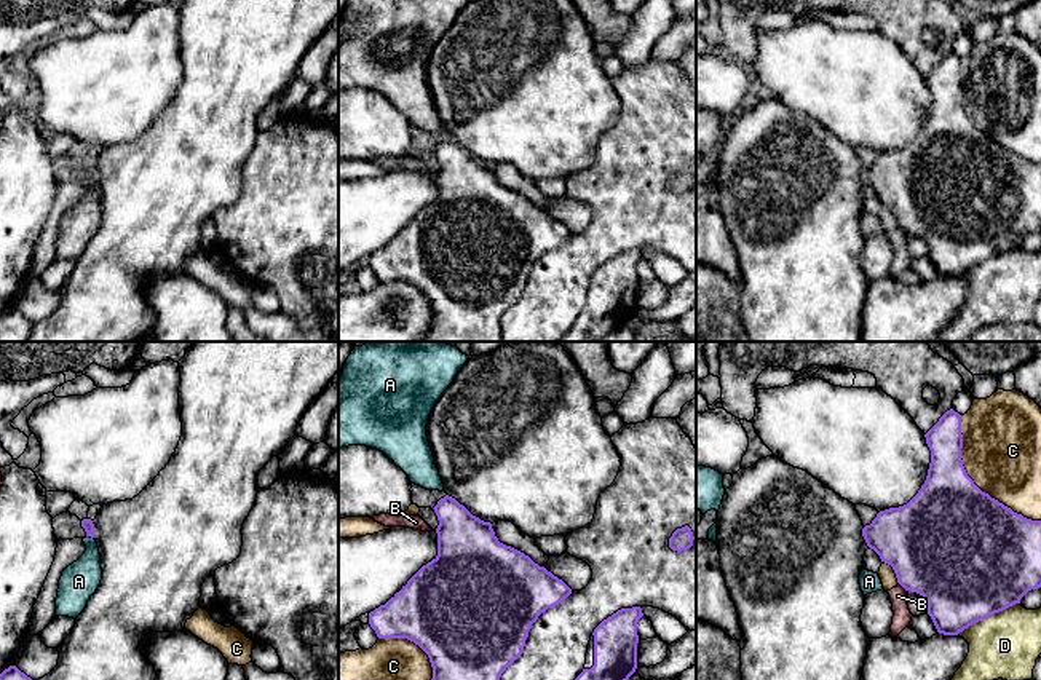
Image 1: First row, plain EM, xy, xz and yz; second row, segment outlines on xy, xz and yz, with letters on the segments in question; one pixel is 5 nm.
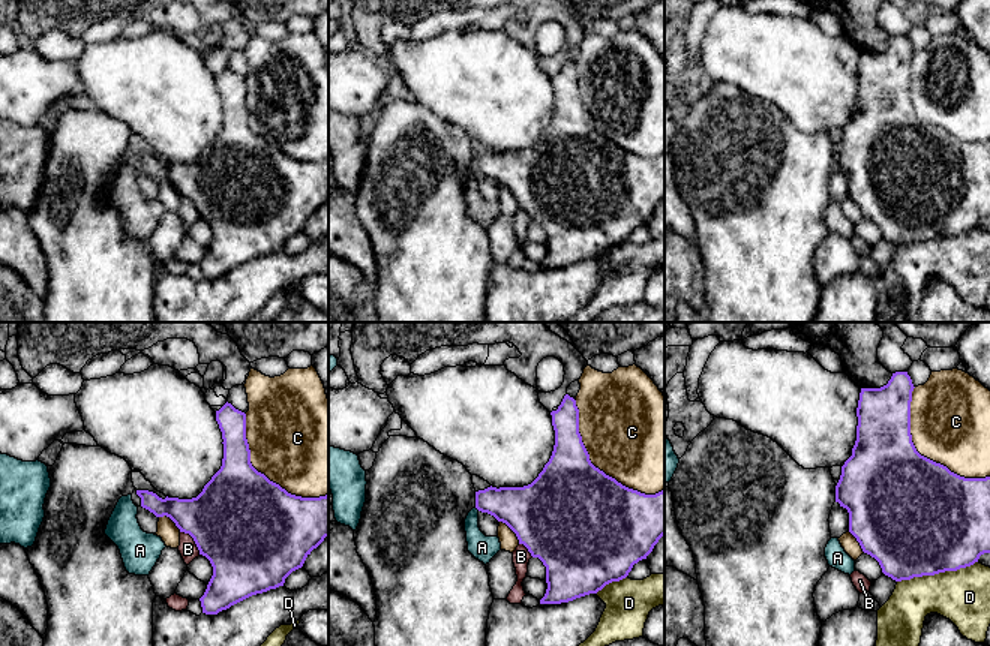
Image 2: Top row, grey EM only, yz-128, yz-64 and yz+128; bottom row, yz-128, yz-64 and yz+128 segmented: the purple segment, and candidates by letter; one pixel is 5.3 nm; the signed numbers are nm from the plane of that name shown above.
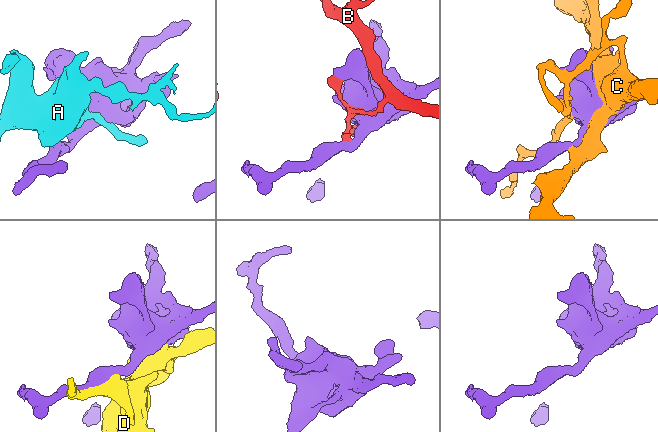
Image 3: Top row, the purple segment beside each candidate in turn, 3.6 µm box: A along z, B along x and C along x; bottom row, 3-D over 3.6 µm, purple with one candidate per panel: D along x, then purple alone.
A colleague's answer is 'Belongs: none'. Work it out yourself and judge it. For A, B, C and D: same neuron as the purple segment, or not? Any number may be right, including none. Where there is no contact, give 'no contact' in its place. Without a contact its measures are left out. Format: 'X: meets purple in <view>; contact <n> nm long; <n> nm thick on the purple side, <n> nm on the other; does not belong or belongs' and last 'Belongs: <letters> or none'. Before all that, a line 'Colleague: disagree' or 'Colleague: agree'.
Colleague: agree
A: meets purple in xy; contact 40 nm long; 60 nm thick on the purple side, 190 nm on the other; does not belong
B: meets purple in yz; contact 70 nm long; 480 nm thick on the purple side, 90 nm on the other; does not belong
C: meets purple in yz; contact 650 nm long; 480 nm thick on the purple side, 400 nm on the other; does not belong
D: meets purple in yz; contact 360 nm long; 500 nm thick on the purple side, 340 nm on the other; does not belong
Belongs: none

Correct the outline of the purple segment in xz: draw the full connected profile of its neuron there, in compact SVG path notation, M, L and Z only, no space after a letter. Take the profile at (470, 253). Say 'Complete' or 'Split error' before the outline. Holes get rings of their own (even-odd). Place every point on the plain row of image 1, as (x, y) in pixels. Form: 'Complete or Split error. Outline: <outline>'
Complete. Outline: M445 137L437 144L433 150L439 168L436 171L437 176L437 198L423 208L399 235L396 235L385 247L380 247L374 254L369 255L369 267L375 273L378 281L407 281L418 287L429 300L433 310L431 329L428 334L418 342L503 342L500 330L500 319L524 294L525 283L528 279L528 273L532 267L538 262L541 255L548 251L552 251L562 246L570 236L572 231L544 209L535 206L524 195L506 188L498 184L490 164L484 164L479 160L473 158L463 147L460 147L455 140Z

